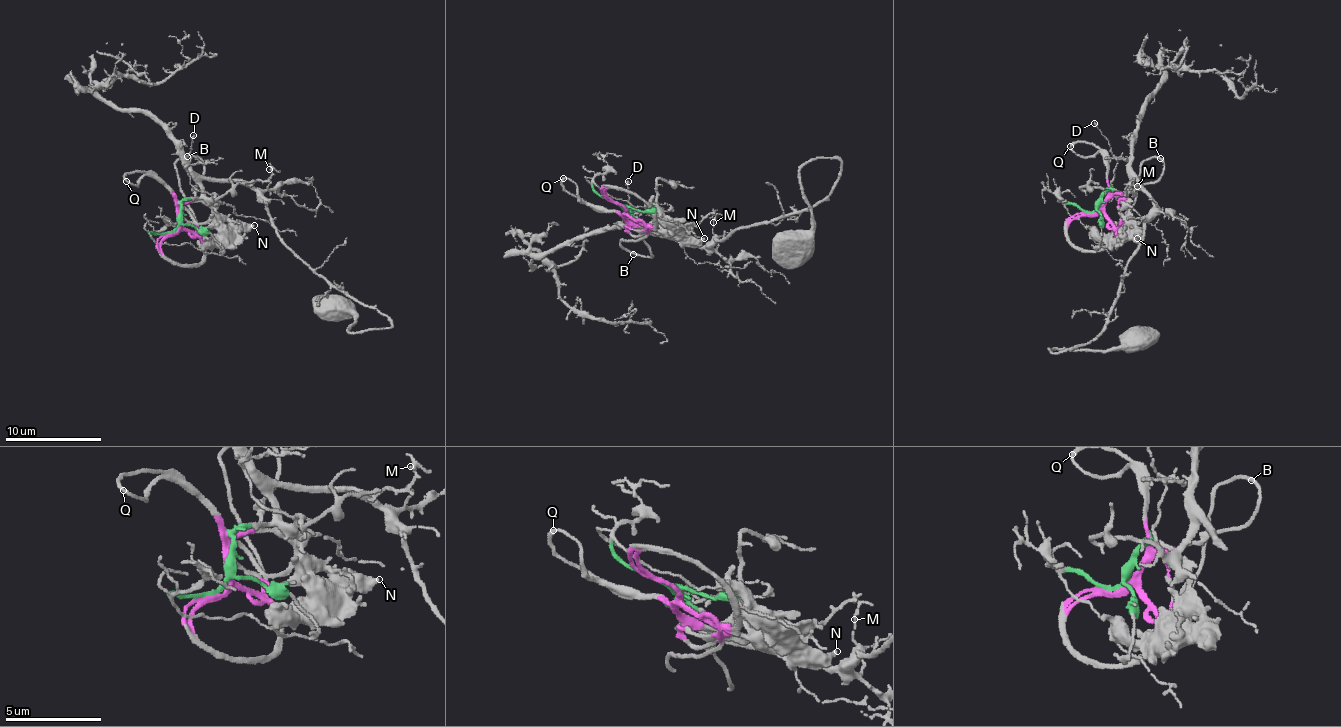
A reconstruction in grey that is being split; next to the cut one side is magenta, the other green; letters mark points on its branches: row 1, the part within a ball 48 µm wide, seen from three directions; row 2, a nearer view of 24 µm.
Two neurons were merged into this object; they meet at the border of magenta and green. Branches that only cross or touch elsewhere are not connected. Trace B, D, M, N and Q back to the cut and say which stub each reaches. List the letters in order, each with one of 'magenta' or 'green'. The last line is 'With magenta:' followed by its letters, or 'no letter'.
B: magenta
D: green
M: green
N: magenta
Q: magenta
With magenta: B, N, Q

